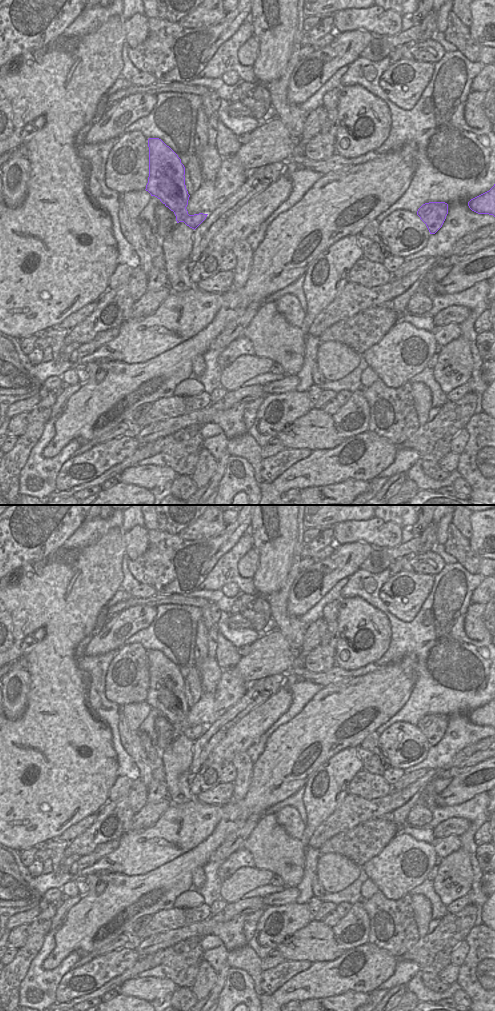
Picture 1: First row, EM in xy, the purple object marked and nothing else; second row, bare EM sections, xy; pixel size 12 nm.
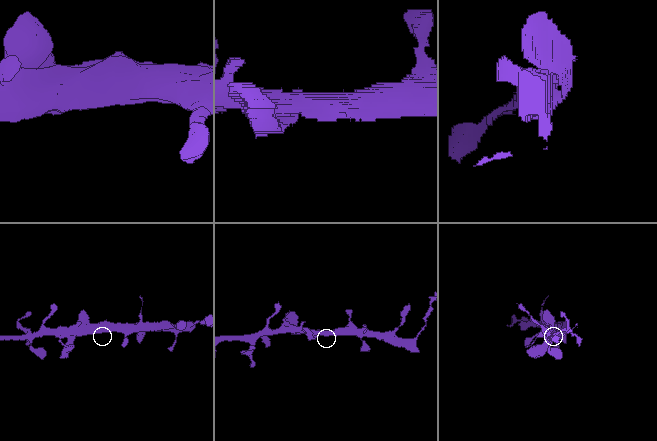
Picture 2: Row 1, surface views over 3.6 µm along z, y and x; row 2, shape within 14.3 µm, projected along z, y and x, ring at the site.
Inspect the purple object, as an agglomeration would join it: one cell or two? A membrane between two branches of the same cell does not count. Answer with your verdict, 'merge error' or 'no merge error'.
no merge error

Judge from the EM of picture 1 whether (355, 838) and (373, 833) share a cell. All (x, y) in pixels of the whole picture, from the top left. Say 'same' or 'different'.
same

